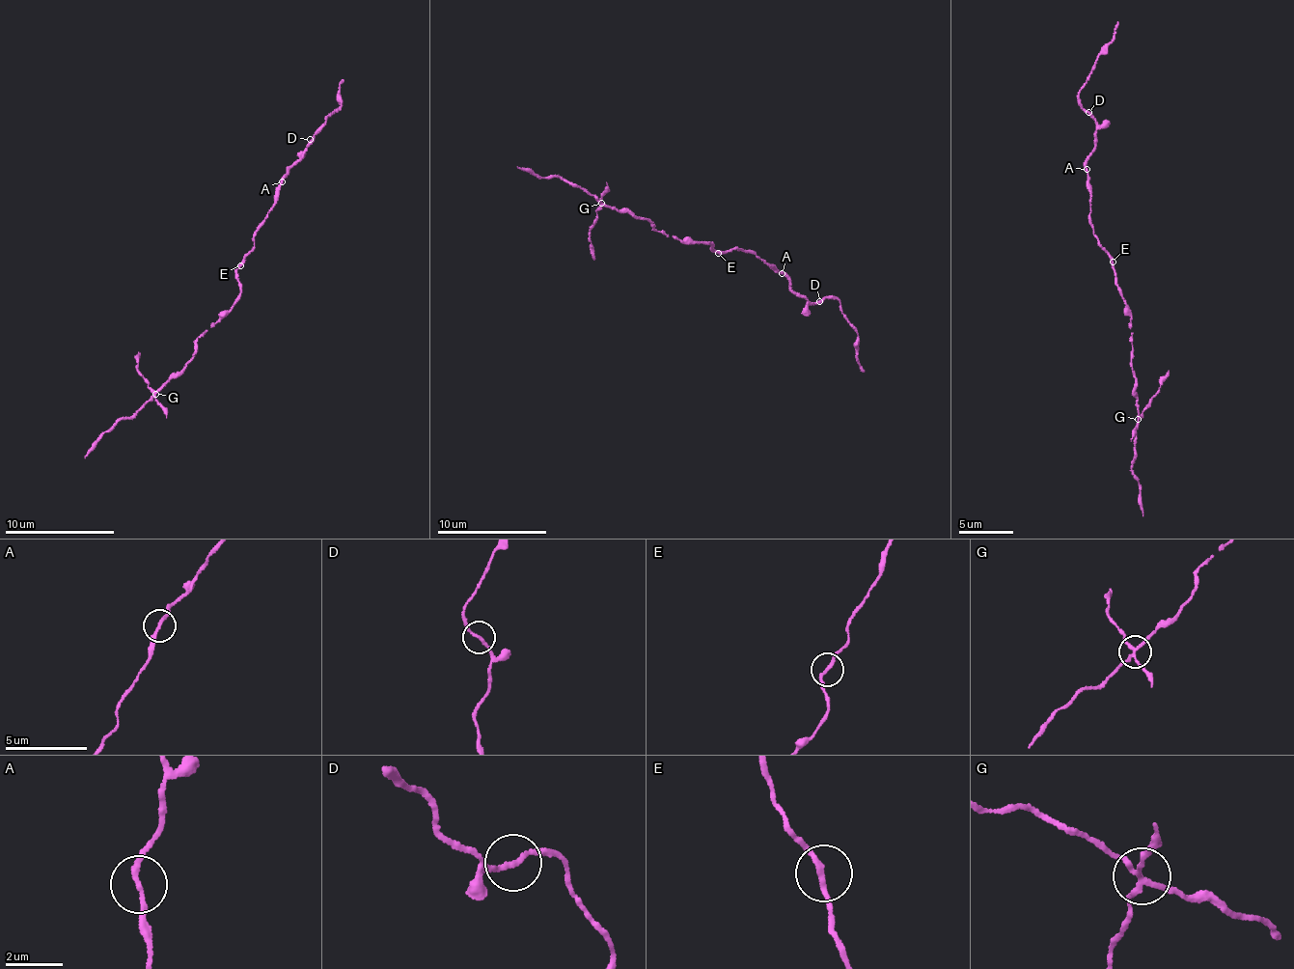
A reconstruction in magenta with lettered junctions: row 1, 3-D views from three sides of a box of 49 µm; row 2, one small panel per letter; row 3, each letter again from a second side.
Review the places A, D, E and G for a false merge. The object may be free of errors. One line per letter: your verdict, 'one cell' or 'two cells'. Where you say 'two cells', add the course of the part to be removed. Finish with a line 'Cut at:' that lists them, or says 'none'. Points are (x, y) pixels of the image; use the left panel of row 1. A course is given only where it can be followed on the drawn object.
A: one cell
D: one cell
E: one cell
G: two cells | (156, 395), (137, 369), (137, 352)
Cut at: G

